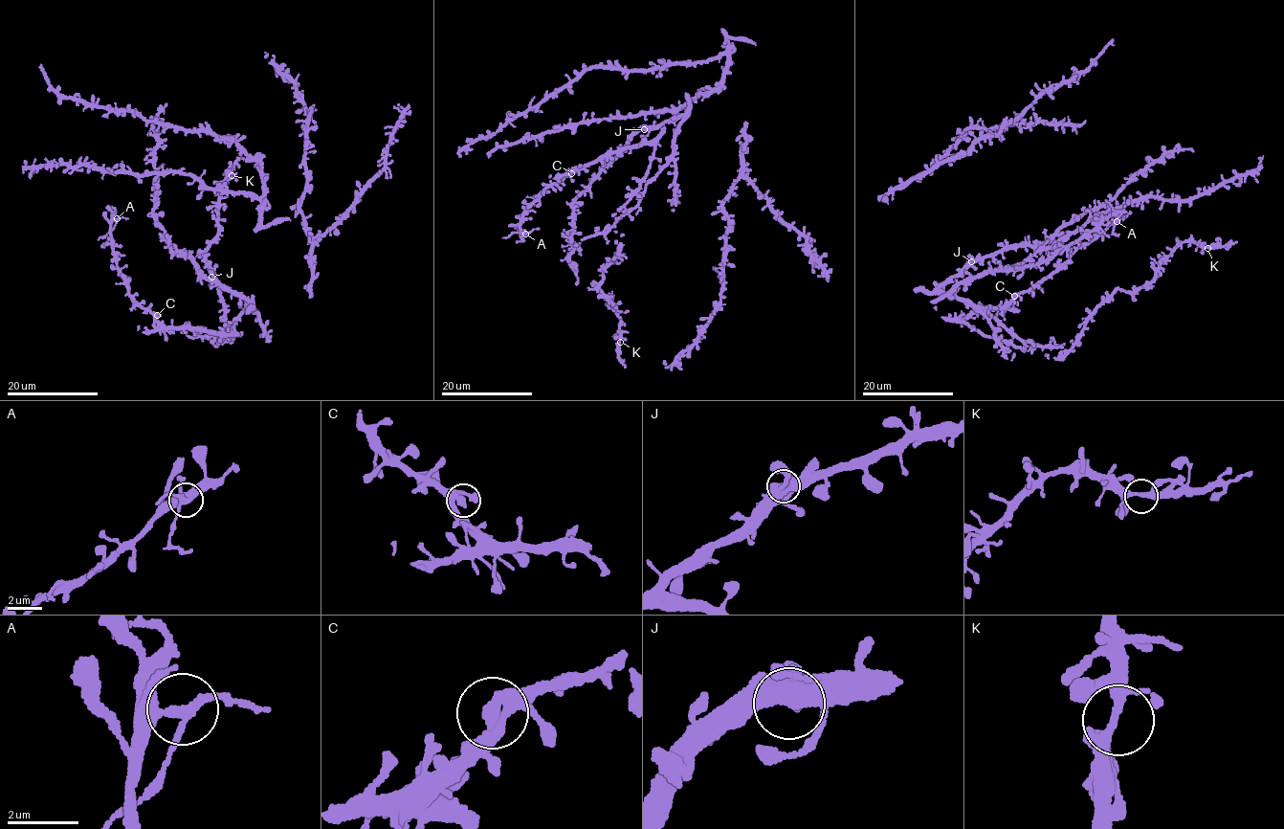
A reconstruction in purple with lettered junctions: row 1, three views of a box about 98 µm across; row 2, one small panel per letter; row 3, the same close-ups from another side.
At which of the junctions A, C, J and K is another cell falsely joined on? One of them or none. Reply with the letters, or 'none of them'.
A

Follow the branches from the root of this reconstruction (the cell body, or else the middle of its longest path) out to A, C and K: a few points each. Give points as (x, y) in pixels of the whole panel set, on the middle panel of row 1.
A: (646, 128), (684, 118), (633, 208), (653, 144), (553, 183), (525, 209), (526, 234)
C: (646, 128), (684, 118), (673, 156), (630, 211), (625, 203), (645, 175), (653, 144), (608, 151), (571, 173)
K: (646, 128), (684, 118), (673, 156), (614, 224), (621, 254), (604, 268), (598, 289), (620, 319), (620, 342)

